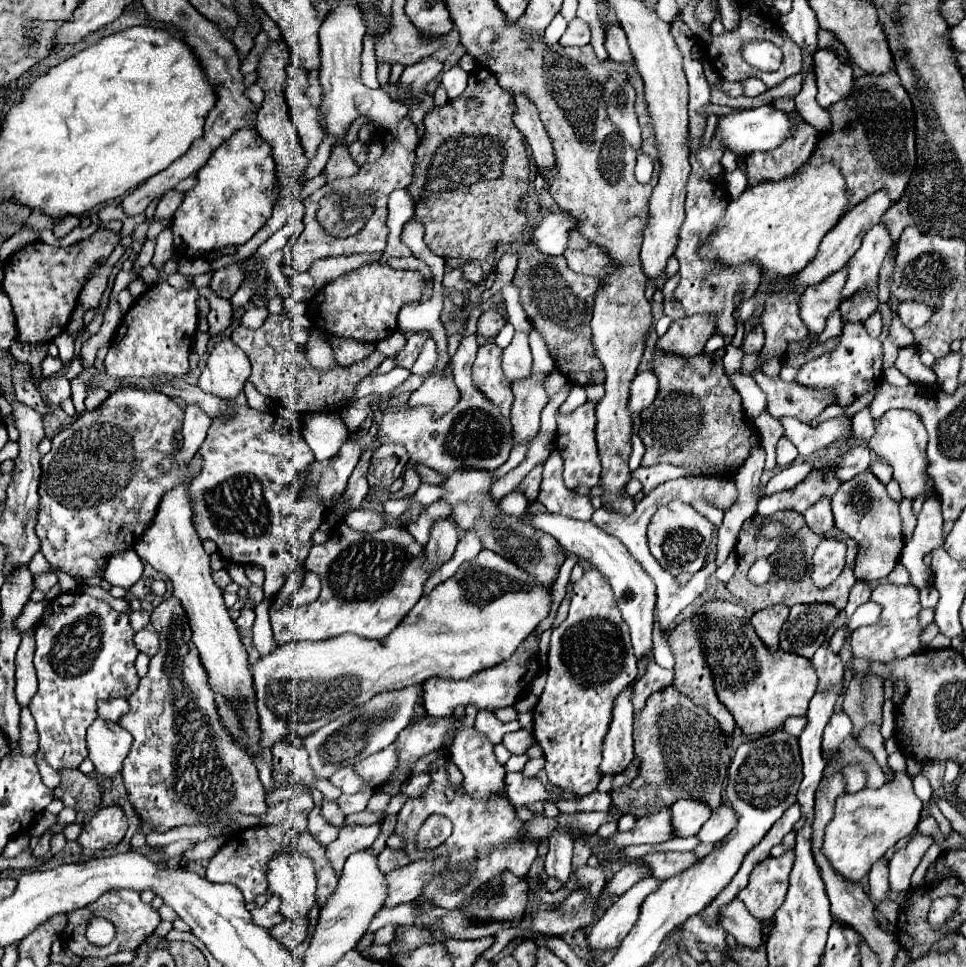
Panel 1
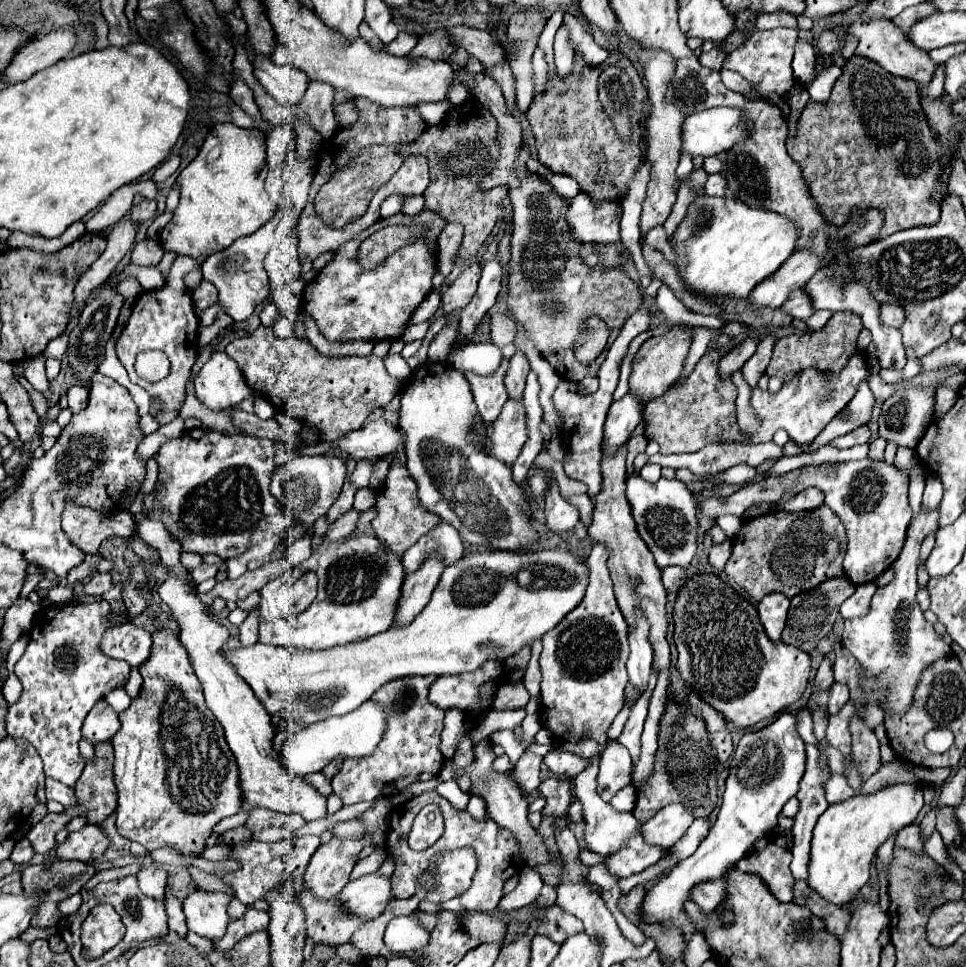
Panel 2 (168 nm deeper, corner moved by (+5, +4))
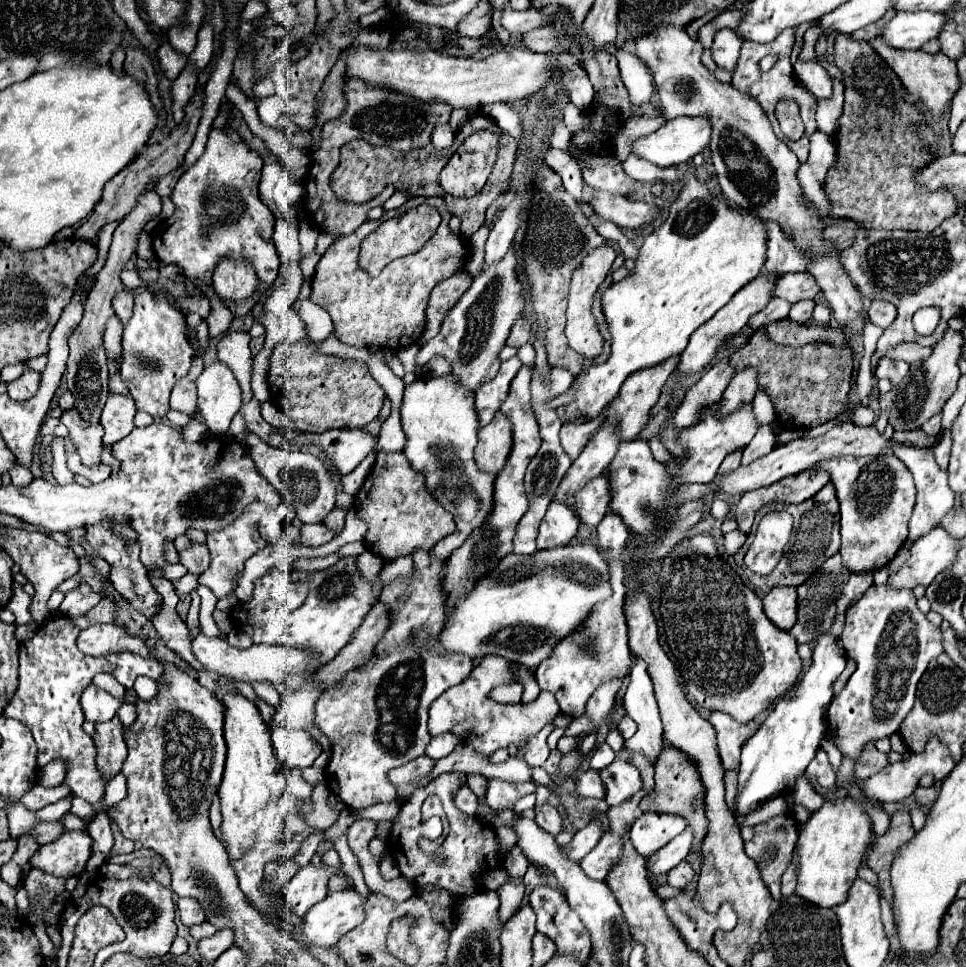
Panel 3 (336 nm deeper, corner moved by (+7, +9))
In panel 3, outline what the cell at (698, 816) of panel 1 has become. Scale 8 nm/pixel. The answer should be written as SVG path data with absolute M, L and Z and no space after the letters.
M641 814L629 830L631 842L641 856L651 856L685 830L685 820L675 814Z

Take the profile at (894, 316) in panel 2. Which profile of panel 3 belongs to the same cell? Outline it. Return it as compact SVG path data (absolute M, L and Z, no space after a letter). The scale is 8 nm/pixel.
M873 300L871 306L869 306L869 320L881 328L887 328L893 320L895 320L897 312L895 312L895 306L889 304L889 302L883 302L883 300Z

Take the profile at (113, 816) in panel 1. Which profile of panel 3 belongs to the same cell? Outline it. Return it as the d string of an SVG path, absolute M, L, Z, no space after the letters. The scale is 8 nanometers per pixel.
M67 830L55 842L39 846L29 858L29 866L51 876L79 876L91 856L91 842L87 832Z

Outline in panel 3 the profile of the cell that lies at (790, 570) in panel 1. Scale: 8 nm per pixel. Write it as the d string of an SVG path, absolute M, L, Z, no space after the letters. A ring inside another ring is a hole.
M829 482L825 488L821 488L821 492L817 496L811 496L809 500L805 500L805 502L801 502L797 506L795 504L785 504L785 502L771 502L769 506L762 507L756 513L752 531L749 534L749 538L747 538L747 542L745 542L745 546L733 558L743 568L745 576L751 582L751 586L757 588L761 594L767 594L775 586L801 586L827 558L831 558L835 552L839 552L839 544L841 544L841 540L839 540L839 502L837 502L837 496L835 496L835 488ZM772 510L785 510L785 512L789 512L793 516L793 520L795 520L795 528L793 528L791 540L789 540L789 544L785 548L785 554L779 560L777 568L771 574L767 574L767 576L757 576L755 572L745 568L743 556L747 552L749 544L753 542L751 538L754 537L754 532L761 518Z

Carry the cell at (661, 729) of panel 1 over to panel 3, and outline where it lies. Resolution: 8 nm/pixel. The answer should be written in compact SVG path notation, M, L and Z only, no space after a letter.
M665 746L665 750L661 752L661 758L655 764L655 790L649 796L643 796L639 808L643 812L661 812L661 814L677 814L677 816L683 816L687 820L687 826L693 828L691 854L697 854L701 858L701 852L697 852L697 850L701 848L701 842L703 842L703 838L707 834L705 790L703 790L703 784L699 780L697 768L677 748Z

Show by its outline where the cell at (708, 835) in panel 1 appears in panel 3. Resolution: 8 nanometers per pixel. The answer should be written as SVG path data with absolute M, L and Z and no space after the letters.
M685 828L665 848L651 854L651 858L647 860L647 874L649 876L667 874L671 868L675 868L681 860L687 858L687 854L691 850L691 842L693 842L693 832L691 832L691 828Z

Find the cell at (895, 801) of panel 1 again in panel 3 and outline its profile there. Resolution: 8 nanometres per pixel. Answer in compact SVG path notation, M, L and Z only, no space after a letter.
M851 798L841 800L827 800L817 812L811 814L809 822L801 828L799 840L797 840L797 888L795 894L803 900L809 900L811 904L817 904L821 908L835 908L841 902L847 900L847 892L857 878L857 868L863 860L865 850L871 844L871 820L865 812L865 808Z

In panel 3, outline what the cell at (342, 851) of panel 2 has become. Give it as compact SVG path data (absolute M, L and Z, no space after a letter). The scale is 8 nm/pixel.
M307 864L297 872L297 876L281 889L284 904L293 916L305 916L309 908L327 896L327 880L335 870L329 866Z

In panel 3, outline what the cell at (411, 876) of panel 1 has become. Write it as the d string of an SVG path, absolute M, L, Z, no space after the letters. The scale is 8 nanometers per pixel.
M341 890L317 902L303 918L301 930L309 944L333 946L365 918L365 898L355 890Z

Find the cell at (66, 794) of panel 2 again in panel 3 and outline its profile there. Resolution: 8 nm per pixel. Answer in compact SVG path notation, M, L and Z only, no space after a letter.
M73 796L73 798L71 798L71 810L69 810L69 812L75 814L77 818L85 820L85 822L95 820L95 810L93 810L85 800L81 800L79 796Z

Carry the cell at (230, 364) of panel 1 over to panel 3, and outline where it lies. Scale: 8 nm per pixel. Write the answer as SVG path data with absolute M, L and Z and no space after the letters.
M223 362L207 366L197 378L197 408L213 434L225 434L231 418L241 408L239 384Z

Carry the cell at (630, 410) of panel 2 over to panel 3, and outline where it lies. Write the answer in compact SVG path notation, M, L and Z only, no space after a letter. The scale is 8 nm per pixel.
M613 426L601 428L593 436L593 440L587 442L587 446L579 454L579 458L573 460L555 498L559 502L565 502L567 500L565 496L575 496L575 492L581 490L589 480L601 476L607 470L613 456L617 454L617 448L619 448L617 428L613 428Z

